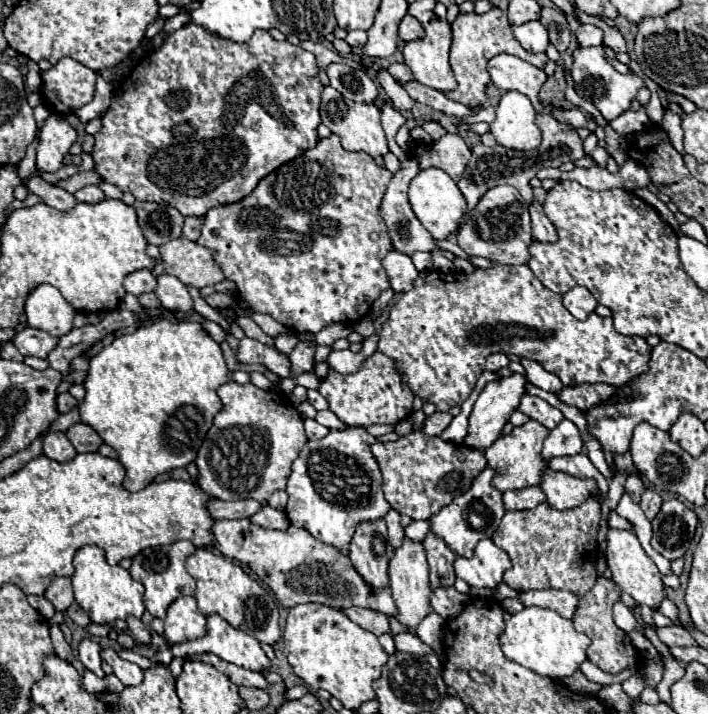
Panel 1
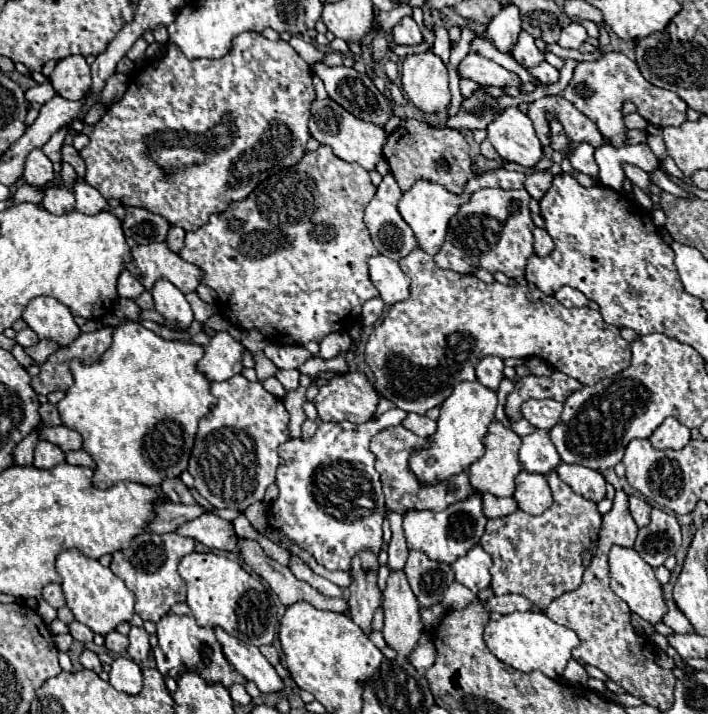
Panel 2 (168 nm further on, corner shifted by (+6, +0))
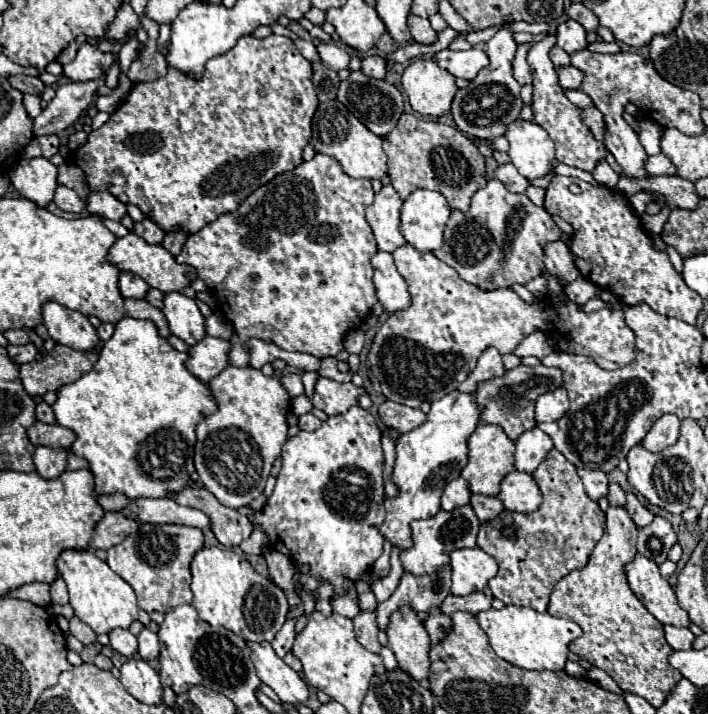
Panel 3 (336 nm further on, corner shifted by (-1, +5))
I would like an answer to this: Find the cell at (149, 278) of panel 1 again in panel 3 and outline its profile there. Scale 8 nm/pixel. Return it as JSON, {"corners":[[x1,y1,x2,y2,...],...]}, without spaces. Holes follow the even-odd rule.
{"corners":[[126,272,120,274,118,286,120,286,120,294,124,298,136,298,136,300,144,298,148,288,150,288,142,278,138,278,136,274,126,274]]}

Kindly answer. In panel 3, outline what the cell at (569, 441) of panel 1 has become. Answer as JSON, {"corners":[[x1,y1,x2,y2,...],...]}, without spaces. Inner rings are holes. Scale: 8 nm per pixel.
{"corners":[[532,428,532,430,524,432,516,440,516,450,512,454,514,468,518,472,532,474,538,468,538,464,542,462,542,458,546,458,546,454,552,448,554,448,552,438,548,434,544,434,540,428]]}

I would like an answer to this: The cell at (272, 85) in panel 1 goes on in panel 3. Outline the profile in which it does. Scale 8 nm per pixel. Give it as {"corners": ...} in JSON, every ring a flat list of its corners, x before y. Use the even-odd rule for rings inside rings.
{"corners":[[272,34,264,40,258,40,258,38,252,38,252,36,242,36,230,52,208,60,204,78,200,78,200,80,194,80,194,78,190,78,190,76,186,76,186,74,182,74,174,68,168,68,168,74,160,80,154,80,150,84,134,84,128,98,124,100,124,104,108,118,108,122,104,122,98,130,92,130,88,134,86,144,72,152,72,162,78,168,84,170,88,188,92,192,106,190,112,196,116,196,120,202,138,206,142,210,142,214,146,218,154,220,164,232,180,230,184,234,196,234,206,224,214,222,220,214,234,212,240,206,240,202,244,202,256,188,270,182,274,176,300,166,302,150,310,142,310,134,312,134,310,124,312,124,312,116,314,116,316,108,318,108,318,98,316,98,316,92,314,92,314,86,312,86,312,66,298,52,298,48,294,46,294,42,290,38,276,36,276,34],[180,118,186,118,190,122,190,126,186,126,186,132,182,132,182,128,180,128]]}

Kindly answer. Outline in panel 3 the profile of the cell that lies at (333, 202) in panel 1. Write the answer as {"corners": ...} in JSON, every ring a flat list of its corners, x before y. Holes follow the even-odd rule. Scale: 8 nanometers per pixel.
{"corners":[[316,154,310,162,302,162,298,168,294,168,292,172,284,172,278,174,274,180,270,180,268,184,260,186,258,190,254,190,240,206,236,212,228,212,222,214,218,220,210,222,208,226,204,226,200,232,188,236,188,240,182,246,182,252,176,256,178,264,188,264,196,270,198,278,206,282,208,290,216,294,218,302,220,302,220,310,226,316,226,320,232,324,234,334,238,336,240,344,246,348,246,342,250,338,260,338,264,342,272,342,282,350,294,350,294,352,306,352,310,356,316,358,326,358,326,356,336,356,344,346,344,336,348,330,360,328,362,320,370,314,372,306,378,302,376,294,374,294,374,282,372,282,372,264,370,258,378,252,376,242,374,242,374,234,370,230,370,224,366,222,364,210,366,206,374,202,374,190,370,186,370,180,366,178,350,178,342,166,338,166,338,162,334,162,334,158,324,156,324,154]]}

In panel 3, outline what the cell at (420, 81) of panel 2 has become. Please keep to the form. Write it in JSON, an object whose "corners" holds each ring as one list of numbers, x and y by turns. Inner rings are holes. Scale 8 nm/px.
{"corners":[[432,58,414,60,412,66,408,66,402,74,402,88,408,96,412,110,418,112,420,116,426,116,426,118,438,118,442,114,448,114,452,98,458,90,456,78,452,74,446,74,446,70,442,70]]}

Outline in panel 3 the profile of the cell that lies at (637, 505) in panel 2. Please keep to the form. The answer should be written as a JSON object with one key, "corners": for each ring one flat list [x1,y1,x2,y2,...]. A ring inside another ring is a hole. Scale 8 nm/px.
{"corners":[[634,494,626,496,626,510,638,528,644,528,654,520,654,514]]}

